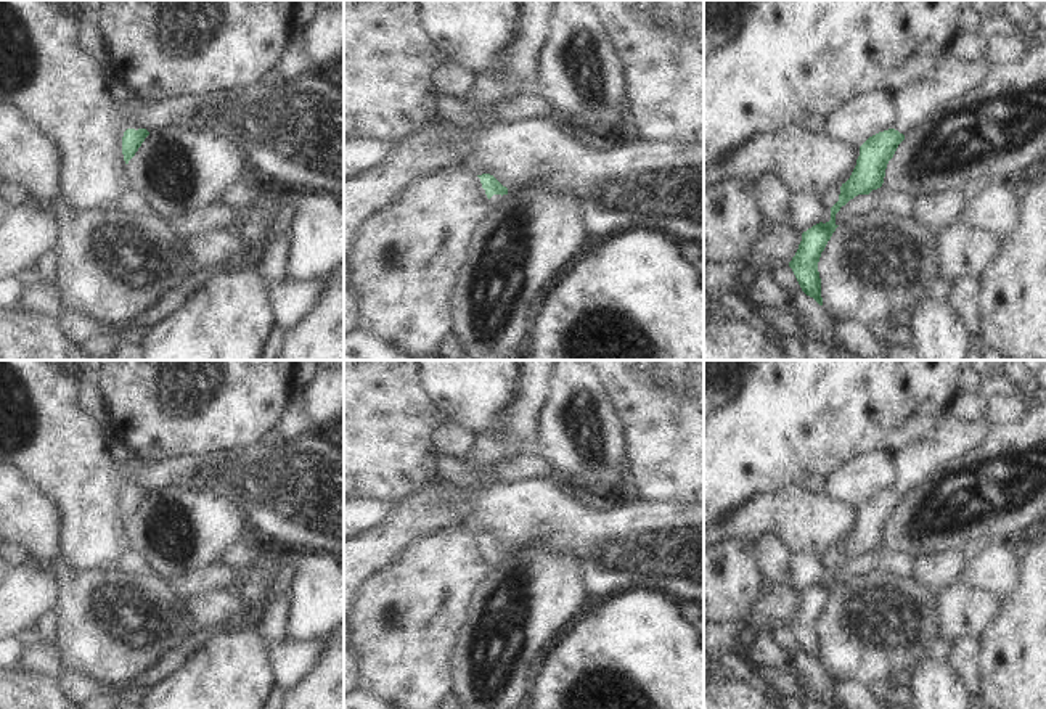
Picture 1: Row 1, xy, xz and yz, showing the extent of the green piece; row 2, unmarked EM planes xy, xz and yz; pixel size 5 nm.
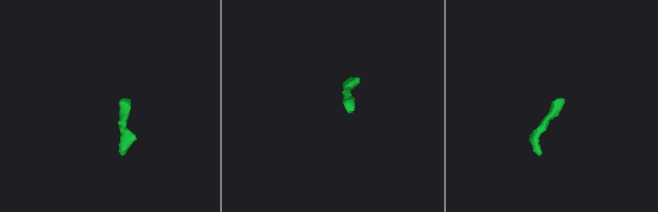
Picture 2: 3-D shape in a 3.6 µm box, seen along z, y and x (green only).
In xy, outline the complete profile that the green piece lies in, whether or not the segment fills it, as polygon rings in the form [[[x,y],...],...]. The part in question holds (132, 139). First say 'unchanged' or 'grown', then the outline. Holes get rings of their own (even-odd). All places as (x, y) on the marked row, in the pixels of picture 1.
grown; [[[114,77],[112,93],[129,119],[129,129],[124,132],[122,137],[122,154],[125,164],[129,164],[145,138],[149,135],[145,125],[137,122],[133,117],[135,111],[146,101],[146,98],[119,77]]]

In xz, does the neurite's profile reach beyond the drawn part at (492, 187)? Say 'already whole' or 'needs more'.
needs more

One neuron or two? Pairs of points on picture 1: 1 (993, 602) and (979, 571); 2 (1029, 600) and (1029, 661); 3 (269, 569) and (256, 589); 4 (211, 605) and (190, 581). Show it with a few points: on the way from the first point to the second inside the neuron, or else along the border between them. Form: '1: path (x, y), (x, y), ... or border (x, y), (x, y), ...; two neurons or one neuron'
1: border (960, 581), (1000, 592), (1006, 597); two neurons
2: path (1029, 614), (1029, 647); one neuron
3: path (264, 574), (256, 584); one neuron
4: border (227, 589), (192, 597); two neurons

